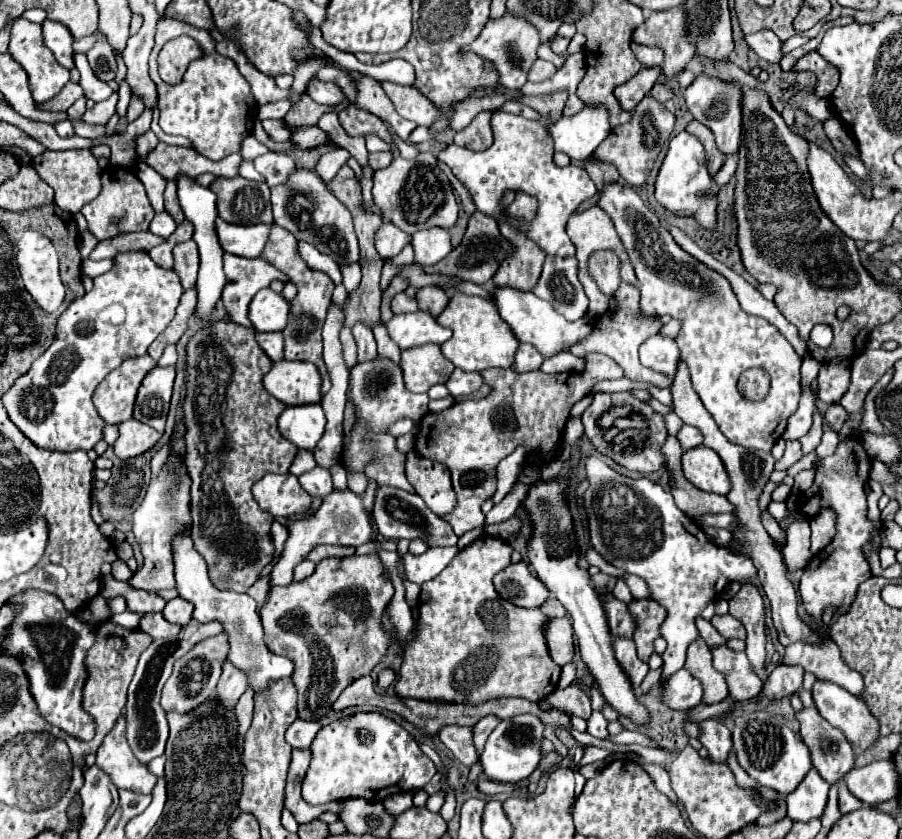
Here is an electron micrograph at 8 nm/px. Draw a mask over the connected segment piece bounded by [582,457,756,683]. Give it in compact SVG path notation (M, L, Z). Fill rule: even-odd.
M588 457L586 471L588 471L590 489L584 493L582 501L584 501L584 509L588 511L590 541L592 541L594 549L608 563L612 563L620 569L626 569L632 575L642 577L652 591L652 599L668 609L668 617L662 625L662 637L668 641L668 647L662 655L664 665L662 665L660 681L664 683L672 673L676 673L678 669L684 667L686 647L688 647L690 641L694 641L698 637L698 629L694 625L694 619L704 611L708 601L716 599L726 589L728 583L754 577L756 567L748 557L734 555L730 549L718 547L716 543L712 543L704 535L702 527L676 507L672 493L664 491L658 483L652 483L646 477L642 477L642 479L622 477L596 457Z

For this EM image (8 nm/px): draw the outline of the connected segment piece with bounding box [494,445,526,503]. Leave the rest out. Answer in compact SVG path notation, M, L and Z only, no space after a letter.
M520 445L518 451L510 453L500 465L498 465L498 471L496 471L496 477L498 477L498 489L494 493L494 503L500 501L510 489L512 485L516 483L516 477L520 473L520 469L524 467L524 457L526 457L526 447Z

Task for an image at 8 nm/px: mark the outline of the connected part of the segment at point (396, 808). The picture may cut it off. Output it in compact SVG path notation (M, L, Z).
M396 793L396 795L390 795L386 801L384 801L388 813L392 815L400 815L404 813L406 809L412 807L412 793Z

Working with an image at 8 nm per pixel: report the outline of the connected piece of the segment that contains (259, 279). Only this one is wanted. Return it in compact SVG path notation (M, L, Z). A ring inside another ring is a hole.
M230 253L224 255L224 273L228 277L228 285L224 287L222 303L236 323L252 329L254 325L248 321L248 305L252 297L276 279L290 283L286 273L274 269L274 265L266 263L264 259L244 259Z

